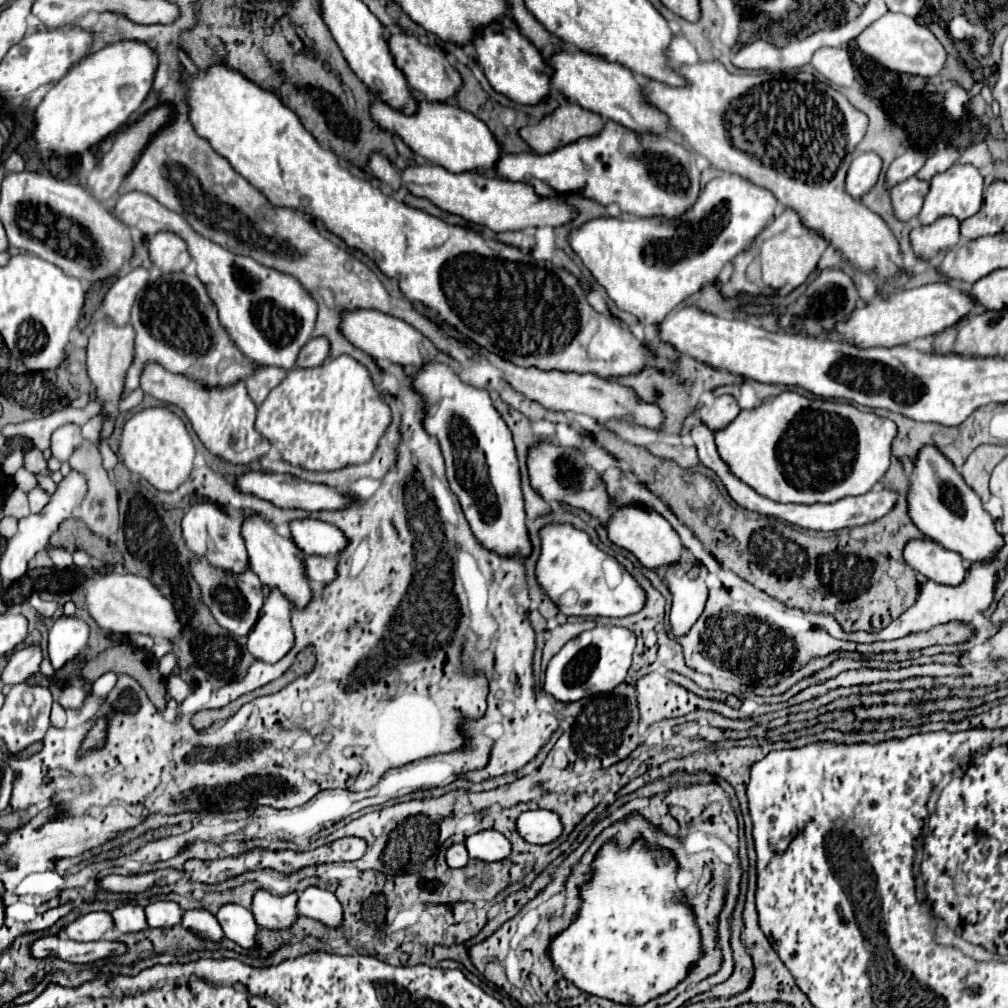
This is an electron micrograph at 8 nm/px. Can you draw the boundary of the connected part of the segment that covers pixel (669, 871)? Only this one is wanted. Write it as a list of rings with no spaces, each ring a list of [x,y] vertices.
[[[643,838],[625,850],[613,842],[603,844],[591,864],[591,878],[579,886],[581,906],[575,920],[549,942],[549,958],[563,978],[587,994],[631,1006],[643,1006],[683,982],[701,960],[703,948],[693,908],[675,884],[677,868],[669,850],[649,848]]]

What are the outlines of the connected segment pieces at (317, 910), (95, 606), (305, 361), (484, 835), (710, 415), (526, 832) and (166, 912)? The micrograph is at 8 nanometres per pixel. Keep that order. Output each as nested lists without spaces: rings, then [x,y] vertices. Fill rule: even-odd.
[[[309,886],[299,894],[297,912],[307,918],[315,918],[325,926],[337,928],[343,922],[343,908],[333,892]]]
[[[105,574],[101,578],[91,578],[81,586],[89,614],[93,620],[109,632],[117,634],[147,634],[157,638],[175,640],[181,636],[181,620],[177,620],[177,612],[149,580],[143,576],[129,576],[129,574]]]
[[[311,338],[309,344],[299,352],[297,366],[301,368],[313,368],[317,364],[323,364],[323,360],[329,356],[329,340],[325,338]]]
[[[481,830],[465,838],[465,848],[469,858],[483,860],[483,862],[497,862],[509,856],[511,844],[509,840],[497,830]]]
[[[719,396],[711,406],[703,406],[699,410],[699,418],[715,432],[717,428],[725,428],[737,414],[739,414],[739,404],[733,396]]]
[[[527,810],[517,818],[517,832],[529,844],[549,844],[561,834],[561,820],[551,810]]]
[[[151,902],[145,906],[145,918],[149,928],[171,928],[181,922],[181,906],[177,902]]]

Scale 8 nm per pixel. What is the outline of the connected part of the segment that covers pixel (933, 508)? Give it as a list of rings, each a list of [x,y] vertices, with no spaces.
[[[923,446],[913,460],[907,512],[923,536],[929,536],[947,550],[961,554],[969,564],[991,560],[997,548],[1003,544],[1001,534],[995,530],[993,518],[981,506],[981,498],[965,484],[951,460],[947,460],[945,454],[935,446]]]

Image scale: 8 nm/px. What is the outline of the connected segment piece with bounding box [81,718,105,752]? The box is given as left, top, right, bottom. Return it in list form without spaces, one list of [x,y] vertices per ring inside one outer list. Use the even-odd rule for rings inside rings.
[[[101,718],[101,720],[89,730],[89,734],[87,734],[85,740],[83,740],[81,752],[89,750],[89,748],[97,748],[97,746],[101,746],[103,742],[105,742],[105,718]]]

